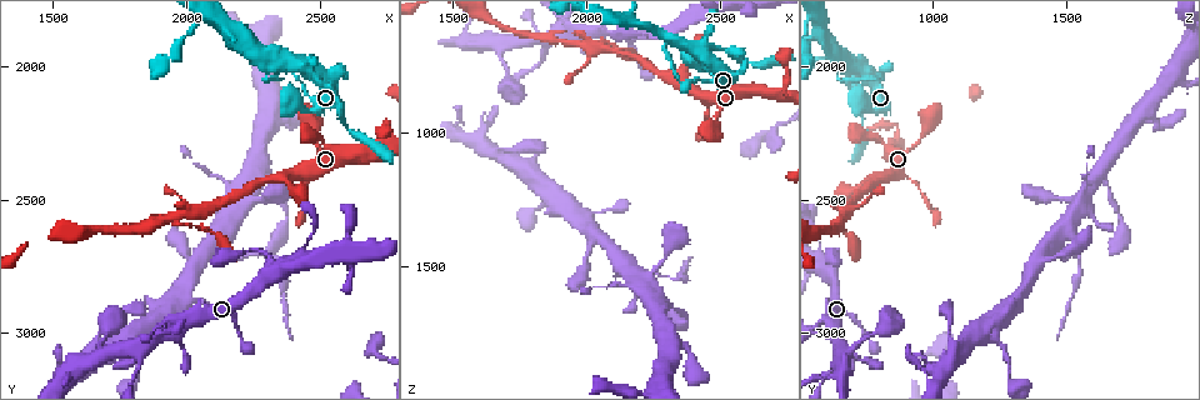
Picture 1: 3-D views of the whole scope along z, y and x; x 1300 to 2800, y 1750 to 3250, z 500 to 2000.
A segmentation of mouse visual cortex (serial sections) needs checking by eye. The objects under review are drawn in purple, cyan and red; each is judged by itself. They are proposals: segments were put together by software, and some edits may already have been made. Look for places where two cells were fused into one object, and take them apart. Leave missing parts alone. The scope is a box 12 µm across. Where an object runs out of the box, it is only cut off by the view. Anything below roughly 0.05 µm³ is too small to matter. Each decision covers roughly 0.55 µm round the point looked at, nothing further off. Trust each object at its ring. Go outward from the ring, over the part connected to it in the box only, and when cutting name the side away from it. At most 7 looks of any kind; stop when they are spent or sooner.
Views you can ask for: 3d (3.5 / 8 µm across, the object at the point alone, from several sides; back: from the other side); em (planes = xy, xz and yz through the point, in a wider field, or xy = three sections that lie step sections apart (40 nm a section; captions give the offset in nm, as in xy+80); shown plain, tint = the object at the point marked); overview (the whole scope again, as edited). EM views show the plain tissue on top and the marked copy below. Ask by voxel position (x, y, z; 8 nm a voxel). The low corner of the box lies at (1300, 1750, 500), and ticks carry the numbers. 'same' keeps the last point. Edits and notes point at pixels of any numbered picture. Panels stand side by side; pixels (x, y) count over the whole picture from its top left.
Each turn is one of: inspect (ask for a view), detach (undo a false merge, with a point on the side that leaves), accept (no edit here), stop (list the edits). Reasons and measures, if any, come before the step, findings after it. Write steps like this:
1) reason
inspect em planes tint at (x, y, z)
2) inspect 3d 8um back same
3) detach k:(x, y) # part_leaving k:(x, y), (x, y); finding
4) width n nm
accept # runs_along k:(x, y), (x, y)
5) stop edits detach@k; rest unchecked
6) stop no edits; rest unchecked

thick turns thin
inspect em planes tint at (2440, 2000, 710)

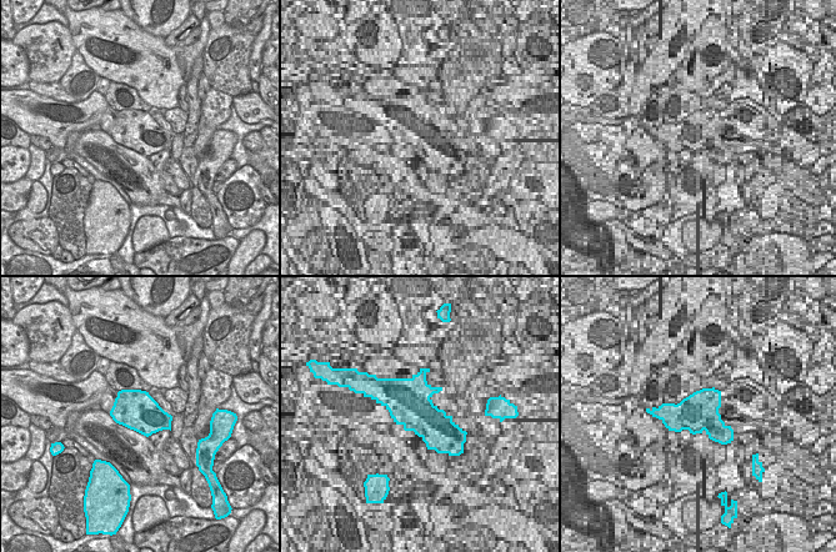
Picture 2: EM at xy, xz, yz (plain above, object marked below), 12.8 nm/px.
inspect 3d 3.5um same

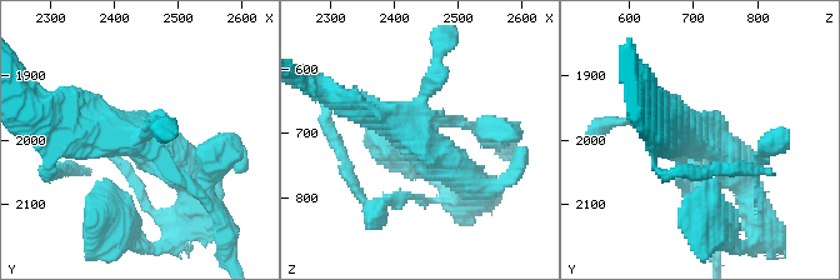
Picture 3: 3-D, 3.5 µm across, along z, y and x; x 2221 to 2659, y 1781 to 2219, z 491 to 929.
width 500 nm
accept # runs_along 3:(471, 186), (403, 125), (349, 103); one cell here

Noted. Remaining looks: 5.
sudden change in width
inspect 3d 3.5um back at (2490, 2270, 970)

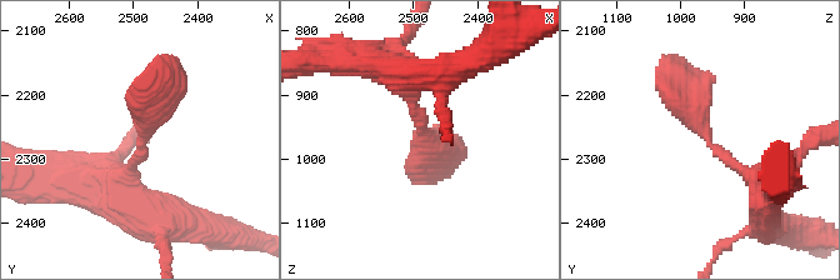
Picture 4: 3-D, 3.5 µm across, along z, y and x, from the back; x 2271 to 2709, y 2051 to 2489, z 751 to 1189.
arm_widths 200, 450 nm
inspect em xy step 5 tint at (2485, 2265, 955)

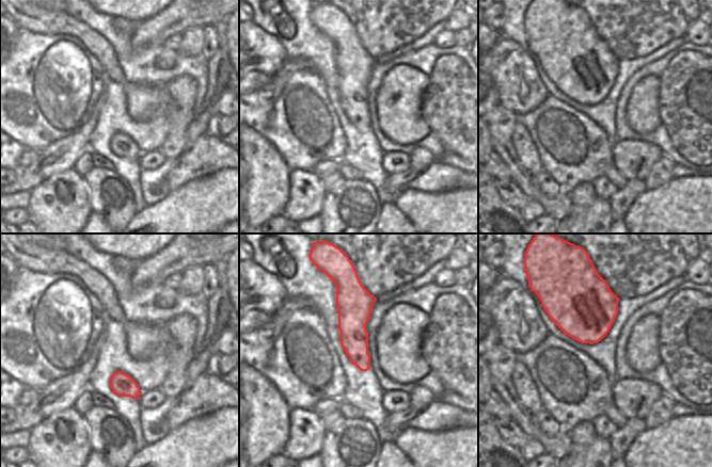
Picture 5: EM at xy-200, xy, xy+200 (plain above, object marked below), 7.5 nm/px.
accept # runs_along 4:(765, 189), (710, 143), (679, 66); continuous, no second cell

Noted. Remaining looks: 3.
three arms meet
inspect 3d 3.5um at (2310, 2780, 620)

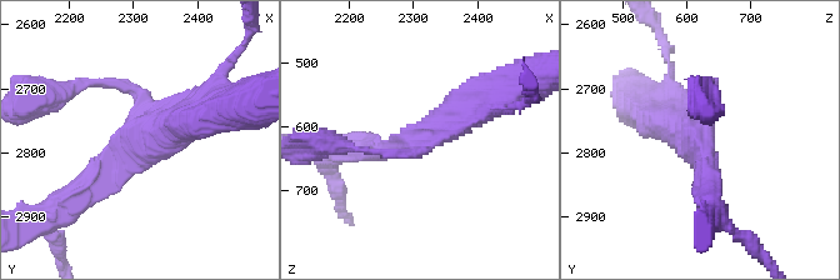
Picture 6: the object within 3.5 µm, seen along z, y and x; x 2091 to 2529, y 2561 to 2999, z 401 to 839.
arms 3; arm_widths 150, 300, 450 nm; need the tissue
inspect em xy step 3 tint at (2305, 2780, 615)

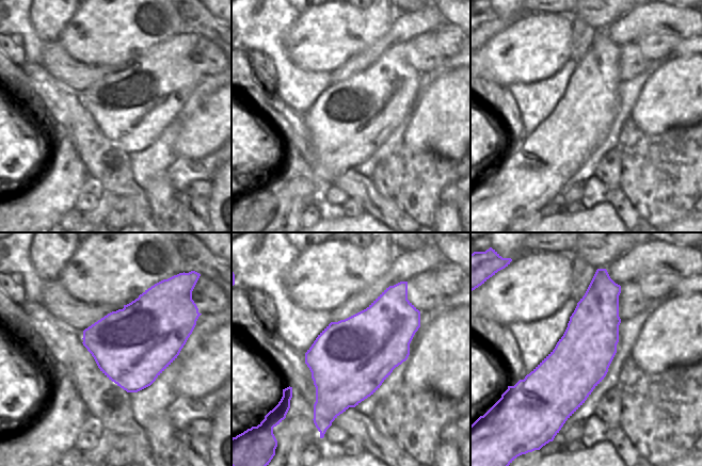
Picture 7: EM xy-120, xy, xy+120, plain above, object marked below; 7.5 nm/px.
cut it another way
inspect em xy step 5 tint same

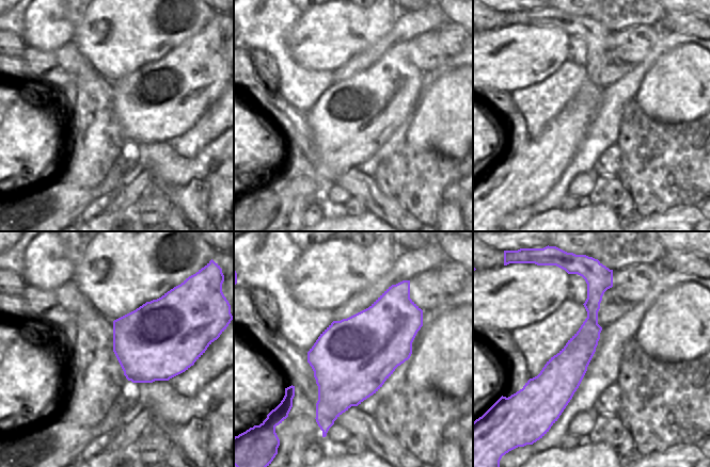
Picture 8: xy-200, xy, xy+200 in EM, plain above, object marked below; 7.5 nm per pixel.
accept # runs_along 8:(593, 285), (590, 329), (561, 376), (561, 407); one cell here

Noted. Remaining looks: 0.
stop no edits; rest unchecked

